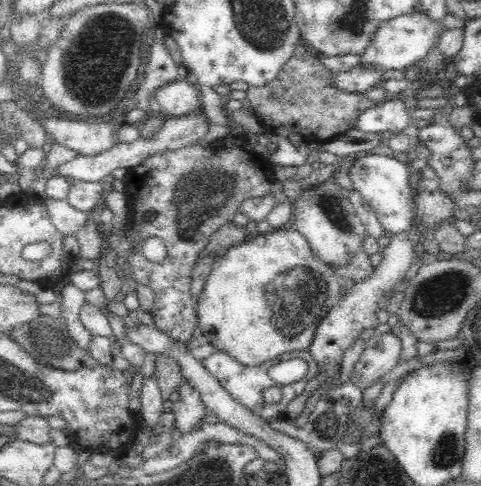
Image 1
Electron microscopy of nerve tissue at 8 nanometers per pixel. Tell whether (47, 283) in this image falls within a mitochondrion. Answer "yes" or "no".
no

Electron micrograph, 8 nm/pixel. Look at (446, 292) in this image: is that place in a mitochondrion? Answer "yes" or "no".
yes

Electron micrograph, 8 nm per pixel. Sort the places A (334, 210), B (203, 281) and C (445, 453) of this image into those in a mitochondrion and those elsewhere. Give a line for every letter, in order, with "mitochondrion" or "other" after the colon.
A: mitochondrion
B: other
C: mitochondrion

